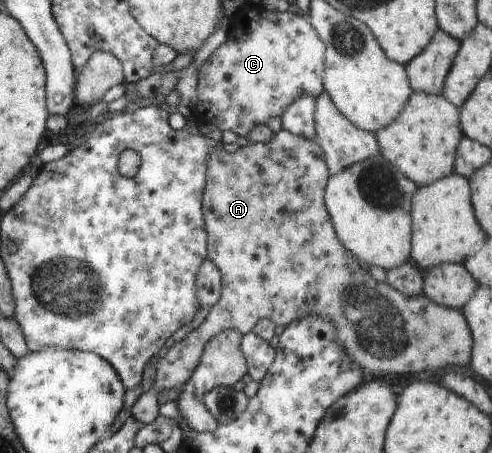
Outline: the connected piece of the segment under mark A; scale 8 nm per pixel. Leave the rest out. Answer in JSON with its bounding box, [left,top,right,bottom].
[131,128,474,425]

